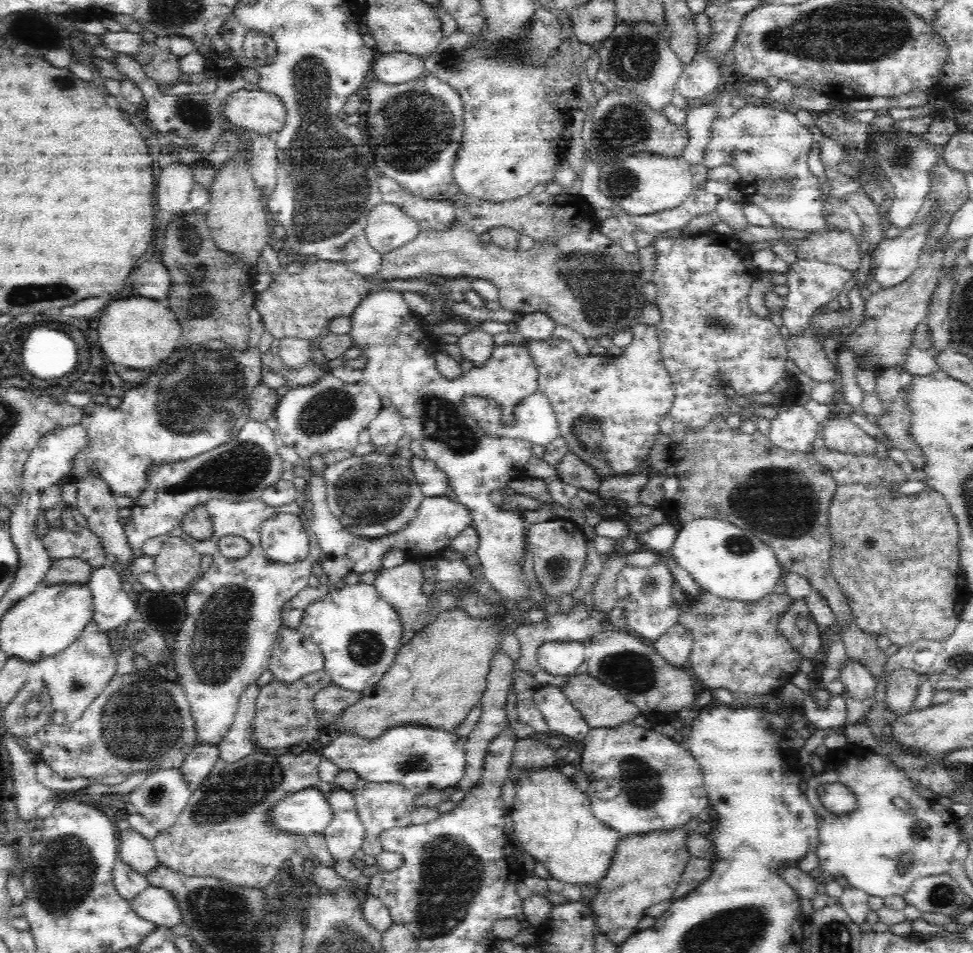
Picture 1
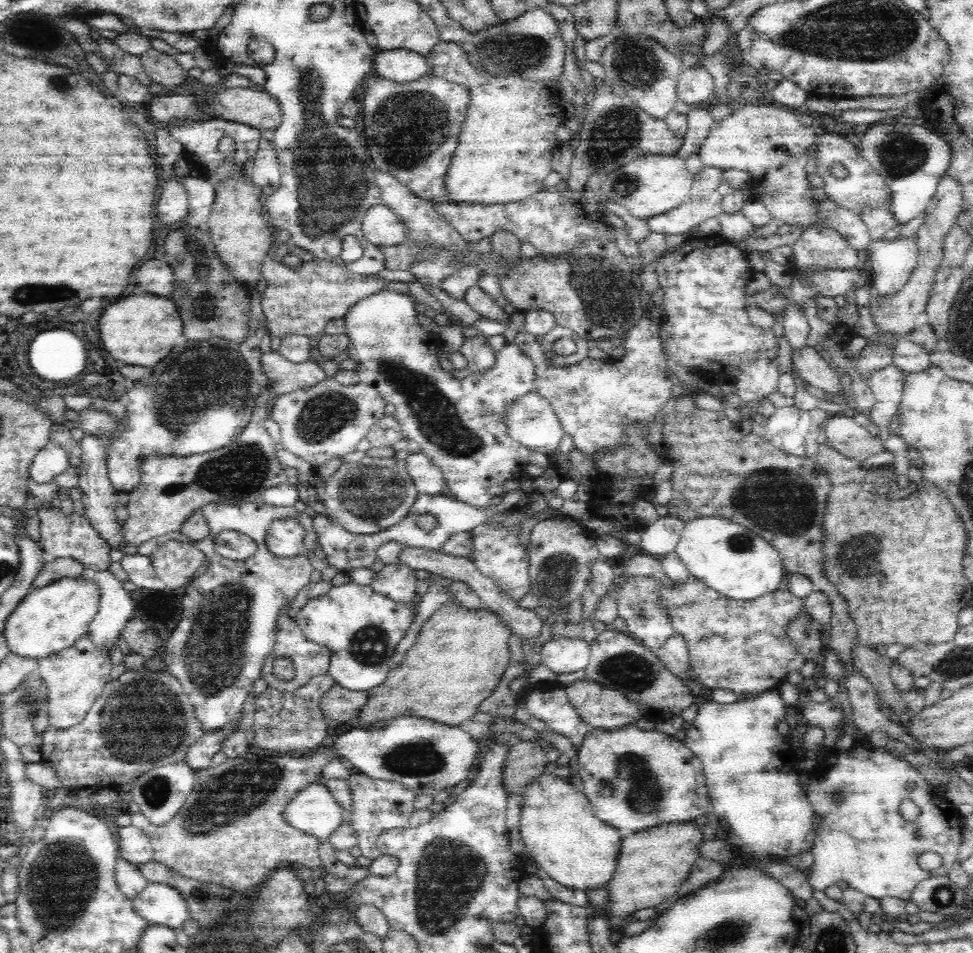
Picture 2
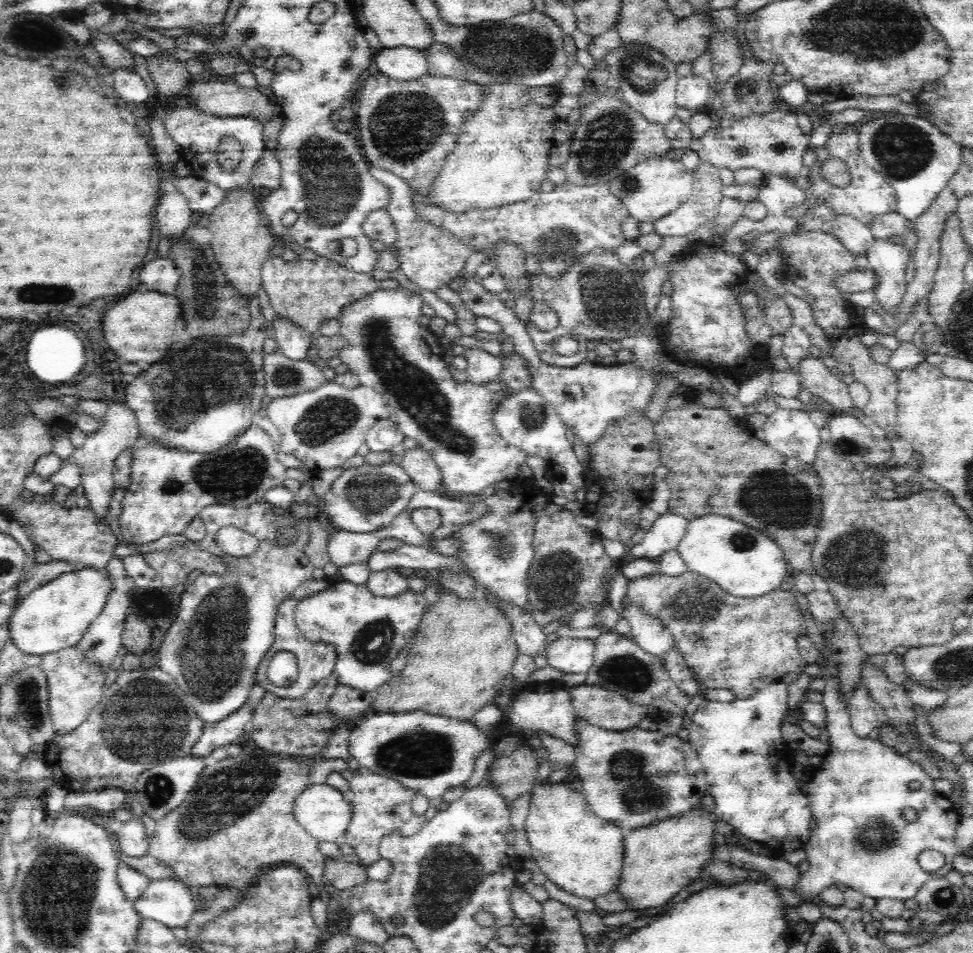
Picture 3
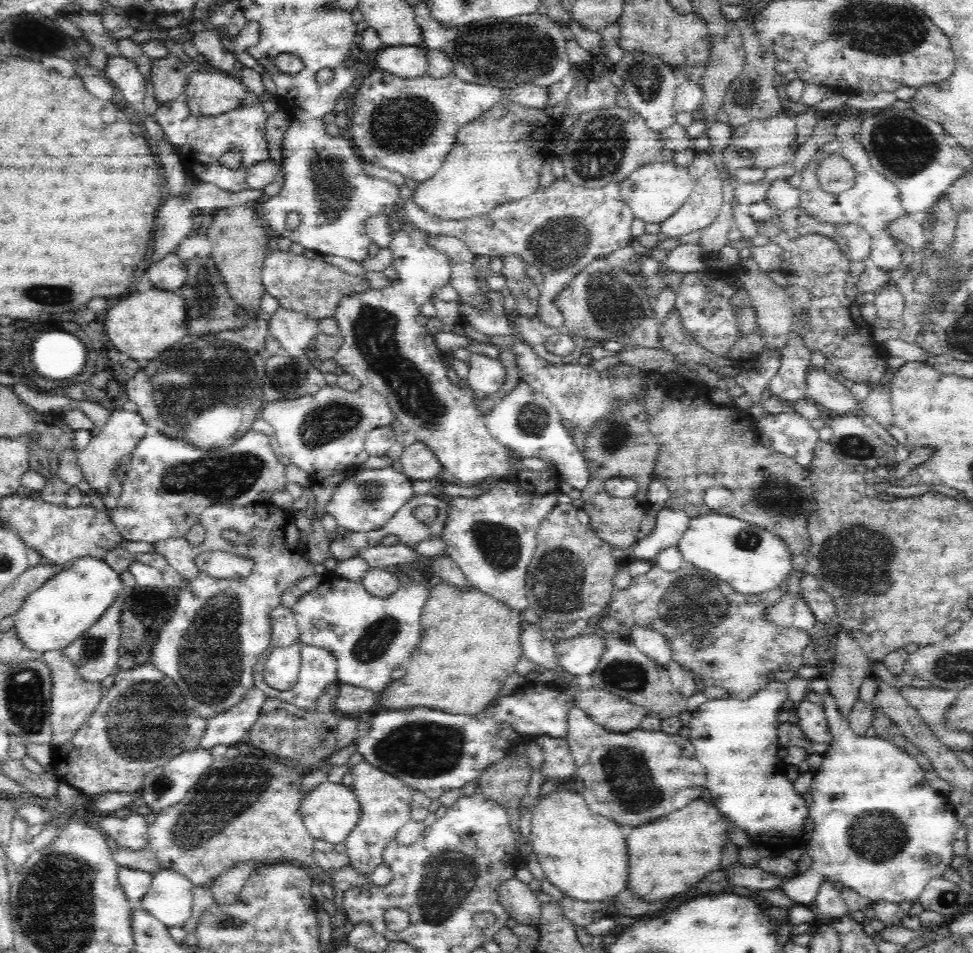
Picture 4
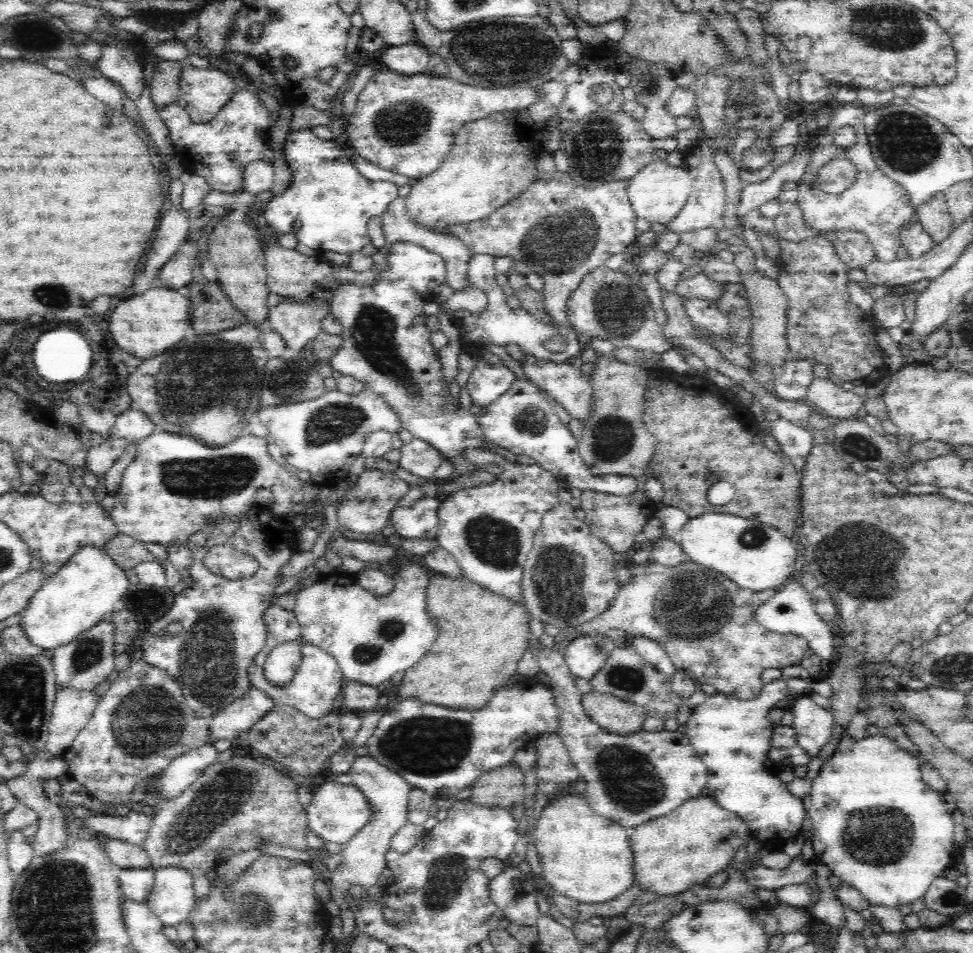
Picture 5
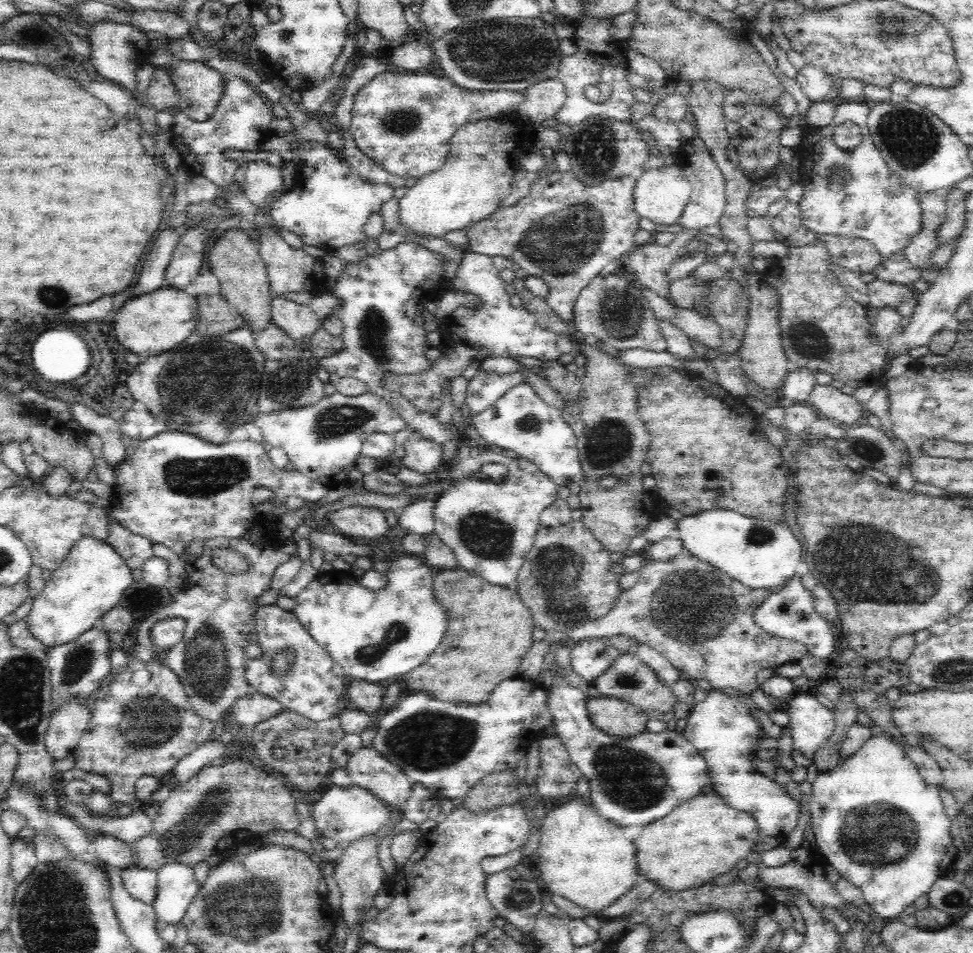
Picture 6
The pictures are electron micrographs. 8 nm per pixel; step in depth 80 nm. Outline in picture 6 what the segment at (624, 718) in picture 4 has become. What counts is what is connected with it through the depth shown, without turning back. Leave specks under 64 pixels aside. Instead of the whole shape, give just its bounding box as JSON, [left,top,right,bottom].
[587,698,647,739]

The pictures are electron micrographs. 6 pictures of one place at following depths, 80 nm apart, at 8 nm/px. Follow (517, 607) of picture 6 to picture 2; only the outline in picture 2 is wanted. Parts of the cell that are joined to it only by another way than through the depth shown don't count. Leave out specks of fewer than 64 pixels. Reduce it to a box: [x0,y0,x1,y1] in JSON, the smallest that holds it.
[355,598,512,725]

